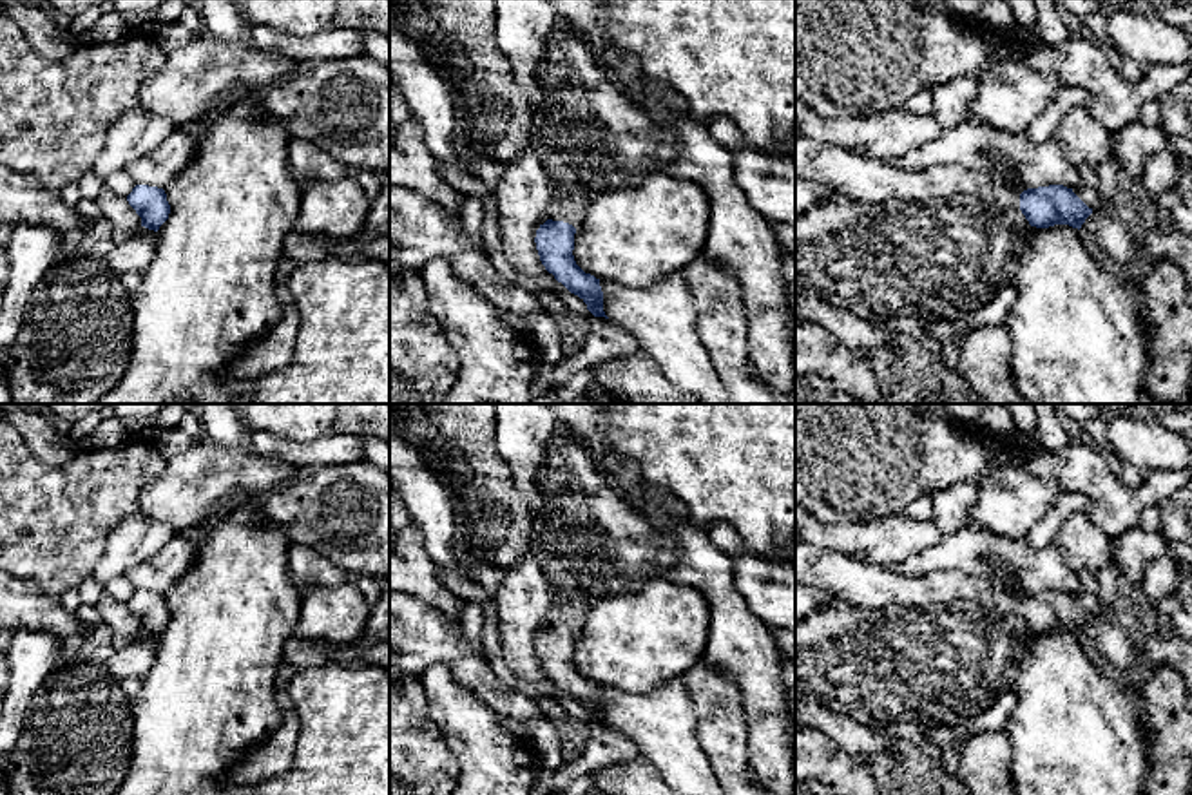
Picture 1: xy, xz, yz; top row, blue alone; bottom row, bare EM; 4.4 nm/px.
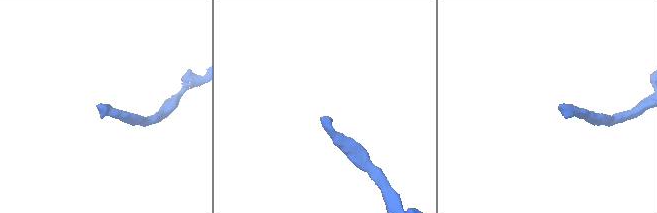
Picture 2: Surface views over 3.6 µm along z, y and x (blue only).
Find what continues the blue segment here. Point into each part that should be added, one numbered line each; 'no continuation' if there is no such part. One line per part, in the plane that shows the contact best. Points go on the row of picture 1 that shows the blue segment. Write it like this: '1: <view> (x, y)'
1: xz (569, 205)

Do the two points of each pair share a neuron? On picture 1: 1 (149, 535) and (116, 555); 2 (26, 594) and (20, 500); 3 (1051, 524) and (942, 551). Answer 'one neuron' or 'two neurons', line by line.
1: one neuron
2: two neurons
3: two neurons

